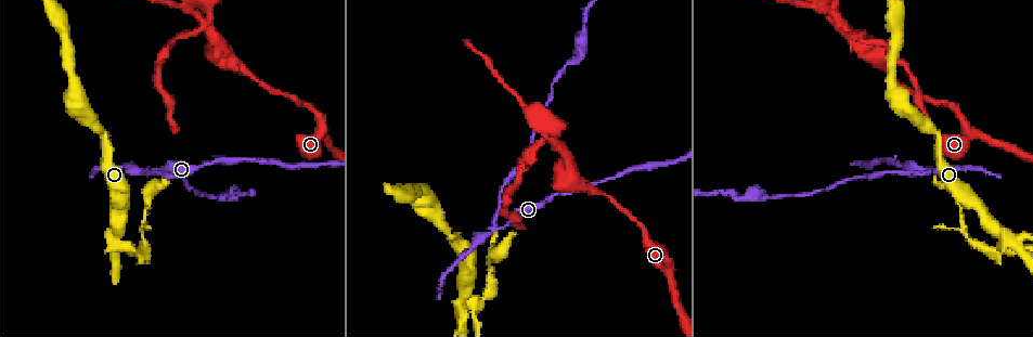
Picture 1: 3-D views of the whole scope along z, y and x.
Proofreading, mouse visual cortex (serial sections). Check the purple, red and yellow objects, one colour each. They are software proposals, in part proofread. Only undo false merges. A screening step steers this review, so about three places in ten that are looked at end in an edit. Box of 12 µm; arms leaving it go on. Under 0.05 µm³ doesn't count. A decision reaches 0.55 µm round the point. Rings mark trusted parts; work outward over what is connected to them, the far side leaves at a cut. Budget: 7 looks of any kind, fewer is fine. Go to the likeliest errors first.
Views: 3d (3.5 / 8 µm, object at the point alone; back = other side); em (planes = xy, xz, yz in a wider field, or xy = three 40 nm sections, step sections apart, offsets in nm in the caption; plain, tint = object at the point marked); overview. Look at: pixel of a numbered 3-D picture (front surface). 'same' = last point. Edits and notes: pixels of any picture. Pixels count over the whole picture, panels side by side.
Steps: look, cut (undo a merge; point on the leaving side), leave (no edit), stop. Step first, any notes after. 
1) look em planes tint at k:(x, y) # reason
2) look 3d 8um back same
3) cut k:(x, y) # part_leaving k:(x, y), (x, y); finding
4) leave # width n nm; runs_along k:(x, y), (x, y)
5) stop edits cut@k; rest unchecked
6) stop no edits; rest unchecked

look 3d 3.5um at 1:(932, 170) # sudden change in width

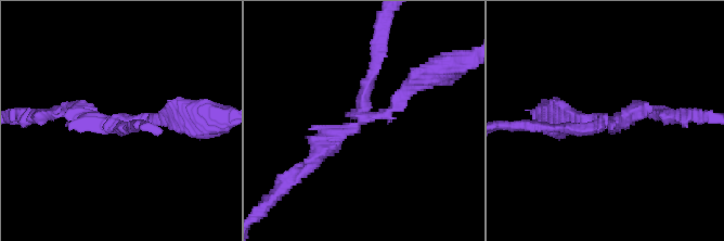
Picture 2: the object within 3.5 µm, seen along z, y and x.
look em xy step 1 tint at 2:(123, 120) # arms 3; arm_widths 150, 200, 300 nm; need the tissue

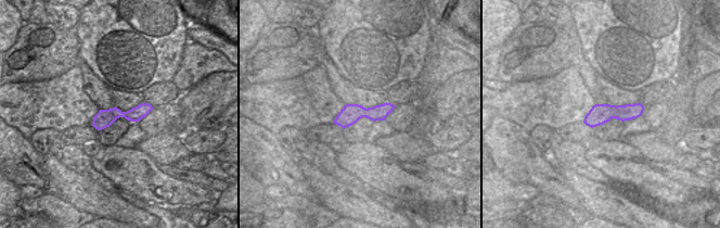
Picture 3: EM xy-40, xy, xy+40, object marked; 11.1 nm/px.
cut 2:(91, 118) # width 220 nm; part_leaving 2:(367, 118), (361, 106), (377, 29); a second cell is stuck on

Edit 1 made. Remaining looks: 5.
look 3d 3.5um back at 1:(574, 183) # abrupt turn

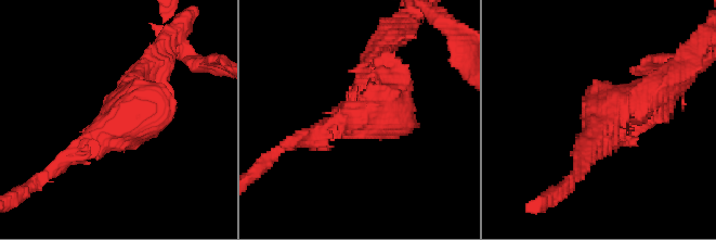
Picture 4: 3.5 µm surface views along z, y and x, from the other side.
look em xy step 5 tint at 4:(598, 125) # need the tissue

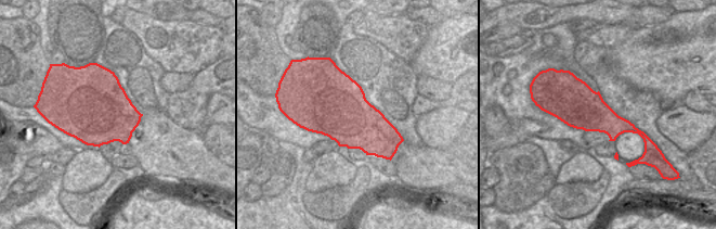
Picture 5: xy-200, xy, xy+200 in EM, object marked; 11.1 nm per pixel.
leave # runs_along 4:(590, 150), (612, 106), (668, 83); continuous, no second cell

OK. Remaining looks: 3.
look em planes tint at 1:(552, 138) # three arms meet

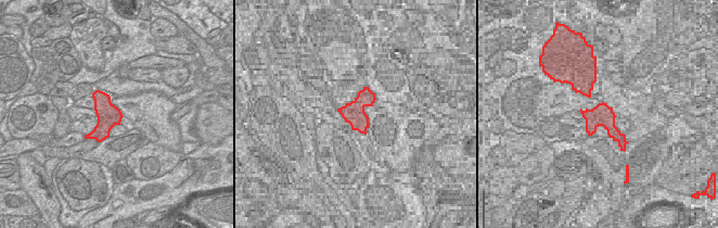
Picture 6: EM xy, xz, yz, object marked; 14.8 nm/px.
look 3d 3.5um same # see where the arms go

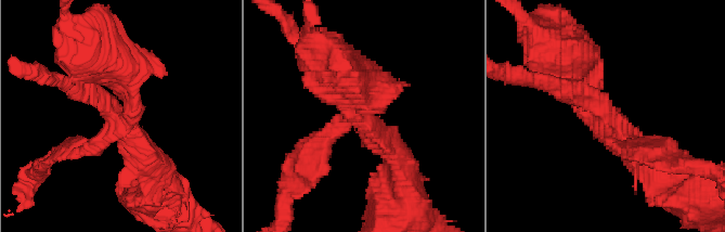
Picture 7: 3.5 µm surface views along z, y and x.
cut 7:(131, 81) # width 340 nm; part_leaving 7:(124, 119), (119, 73), (87, 56); two cells meet here

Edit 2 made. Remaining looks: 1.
stop edits cut@2, cut@7; rest unchecked

